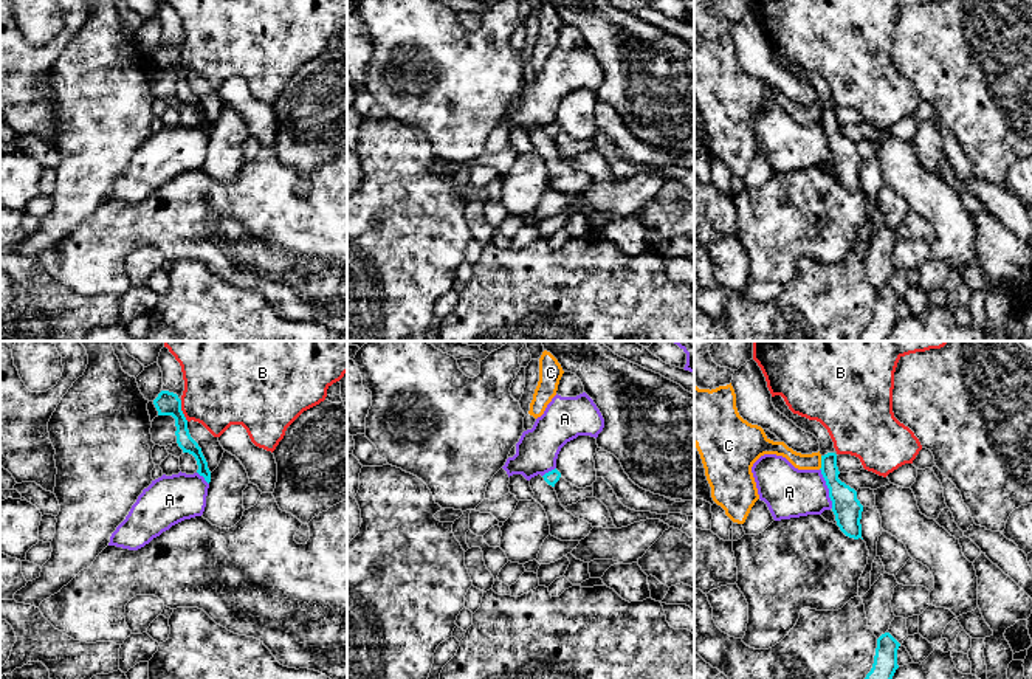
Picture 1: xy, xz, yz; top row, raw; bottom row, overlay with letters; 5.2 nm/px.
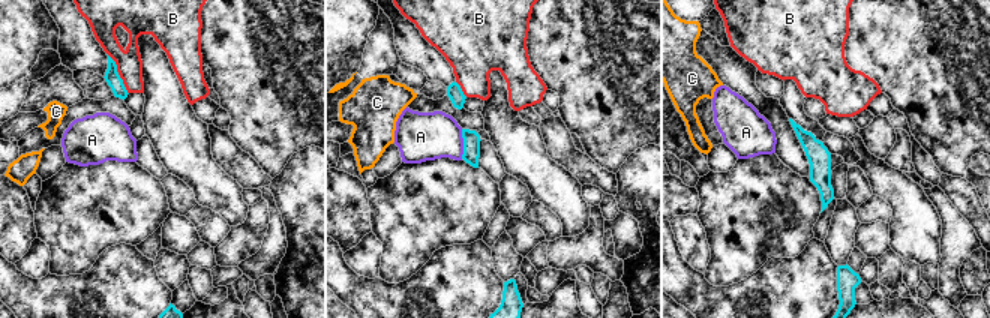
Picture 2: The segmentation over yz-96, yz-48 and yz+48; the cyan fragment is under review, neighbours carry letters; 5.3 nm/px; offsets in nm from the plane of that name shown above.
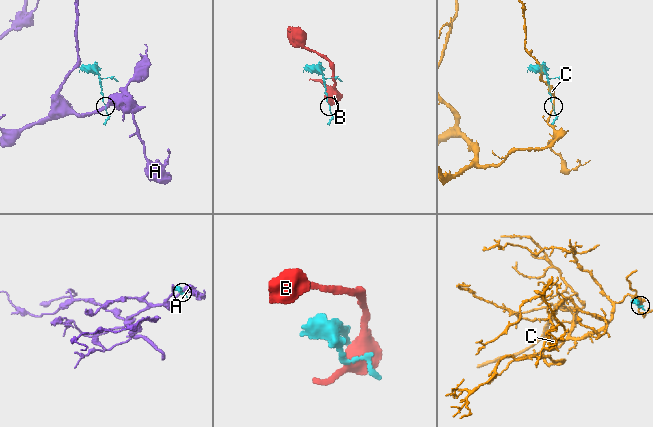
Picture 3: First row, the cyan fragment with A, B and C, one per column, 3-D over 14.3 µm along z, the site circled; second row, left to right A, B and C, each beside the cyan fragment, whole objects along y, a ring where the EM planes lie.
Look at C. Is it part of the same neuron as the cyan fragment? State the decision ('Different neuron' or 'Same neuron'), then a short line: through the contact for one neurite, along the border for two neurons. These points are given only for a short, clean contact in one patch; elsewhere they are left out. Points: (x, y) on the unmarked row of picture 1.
Different neuron. Line: yz (822, 109), (818, 121)

